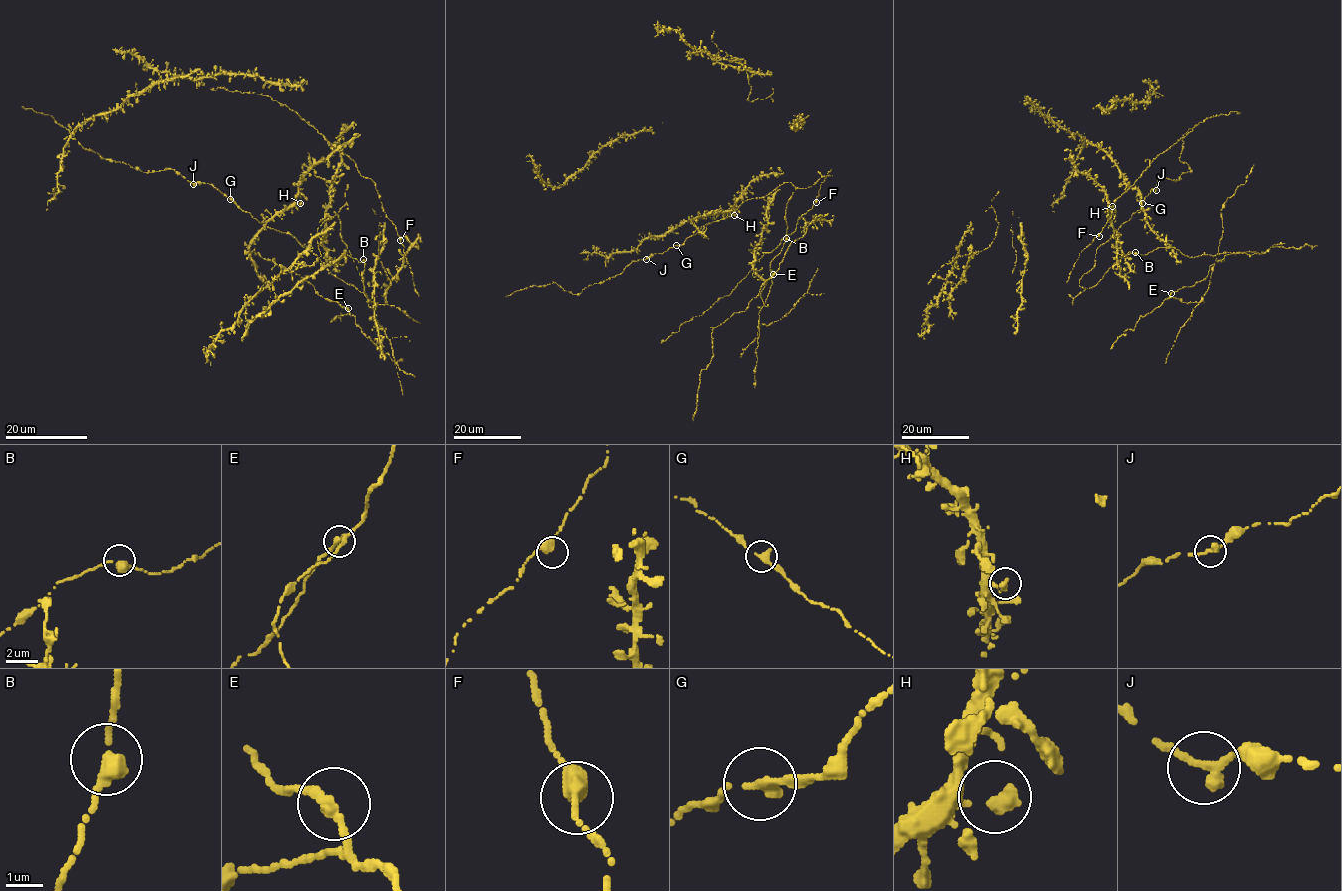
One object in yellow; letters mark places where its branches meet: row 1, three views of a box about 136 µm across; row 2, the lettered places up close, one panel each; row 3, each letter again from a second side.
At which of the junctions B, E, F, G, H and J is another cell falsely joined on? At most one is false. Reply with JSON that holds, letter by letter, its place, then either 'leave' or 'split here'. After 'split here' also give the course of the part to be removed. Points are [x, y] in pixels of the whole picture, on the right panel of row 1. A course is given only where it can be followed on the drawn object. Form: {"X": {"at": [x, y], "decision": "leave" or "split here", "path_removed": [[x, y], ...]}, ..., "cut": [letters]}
{"B": {"at": [1135, 252], "decision": "leave"}, "E": {"at": [1171, 293], "decision": "leave"}, "F": {"at": [1099, 236], "decision": "leave"}, "G": {"at": [1142, 203], "decision": "leave"}, "H": {"at": [1112, 206], "decision": "leave"}, "J": {"at": [1156, 190], "decision": "leave"}, "cut": []}

